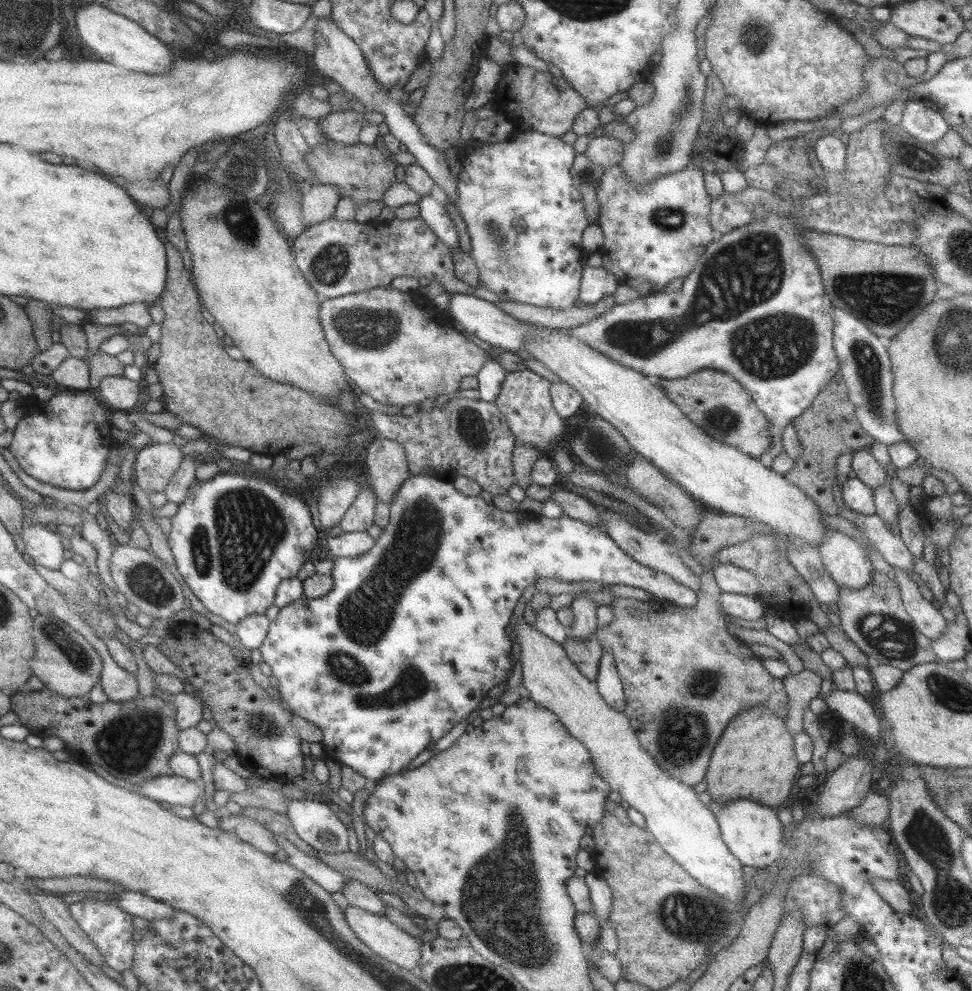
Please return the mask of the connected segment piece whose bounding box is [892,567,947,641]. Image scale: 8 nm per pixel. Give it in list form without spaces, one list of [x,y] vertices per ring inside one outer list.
[[[894,568],[893,581],[897,585],[902,598],[905,612],[911,618],[915,630],[918,630],[929,640],[937,640],[945,631],[946,620],[941,616],[938,605],[934,601],[927,601],[917,588],[917,584],[899,568]]]

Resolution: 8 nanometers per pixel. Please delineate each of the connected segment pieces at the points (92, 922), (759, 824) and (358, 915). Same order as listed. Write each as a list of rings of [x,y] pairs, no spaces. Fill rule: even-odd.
[[[85,899],[67,905],[69,915],[75,919],[79,928],[93,941],[97,946],[103,963],[115,970],[123,972],[131,966],[133,947],[135,941],[132,939],[132,916],[117,908],[115,904],[109,902],[99,902],[97,900]]]
[[[735,798],[731,802],[725,802],[725,804],[717,804],[717,802],[710,802],[711,813],[715,816],[719,826],[719,832],[725,846],[729,849],[729,852],[743,866],[750,866],[753,868],[764,868],[771,864],[773,860],[778,860],[781,855],[781,846],[783,846],[783,834],[784,828],[778,820],[777,809],[765,806],[761,802],[753,802],[753,800],[747,800],[747,798]]]
[[[348,905],[343,909],[343,915],[345,915],[345,922],[355,933],[355,936],[363,942],[367,948],[371,949],[374,954],[399,966],[399,968],[409,970],[409,972],[414,975],[418,973],[417,965],[421,959],[419,951],[421,942],[418,939],[401,930],[401,928],[393,924],[389,919],[385,918],[385,916],[371,914],[371,912],[355,908],[355,906]]]

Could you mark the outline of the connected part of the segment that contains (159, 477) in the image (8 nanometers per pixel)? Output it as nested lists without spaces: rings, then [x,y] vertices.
[[[151,442],[139,447],[133,463],[135,485],[145,492],[163,492],[183,457],[180,447],[173,442]]]

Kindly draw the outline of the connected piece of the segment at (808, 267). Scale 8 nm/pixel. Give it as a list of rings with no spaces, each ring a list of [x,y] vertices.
[[[769,210],[763,220],[753,218],[747,225],[711,242],[679,289],[637,297],[624,304],[615,303],[589,322],[562,332],[653,380],[673,380],[699,369],[730,374],[749,392],[757,409],[769,421],[771,448],[761,454],[758,461],[770,468],[773,458],[782,449],[782,430],[809,407],[839,368],[833,351],[832,304],[823,291],[817,262],[804,246],[802,233],[805,230],[802,224],[794,224],[791,217]]]

